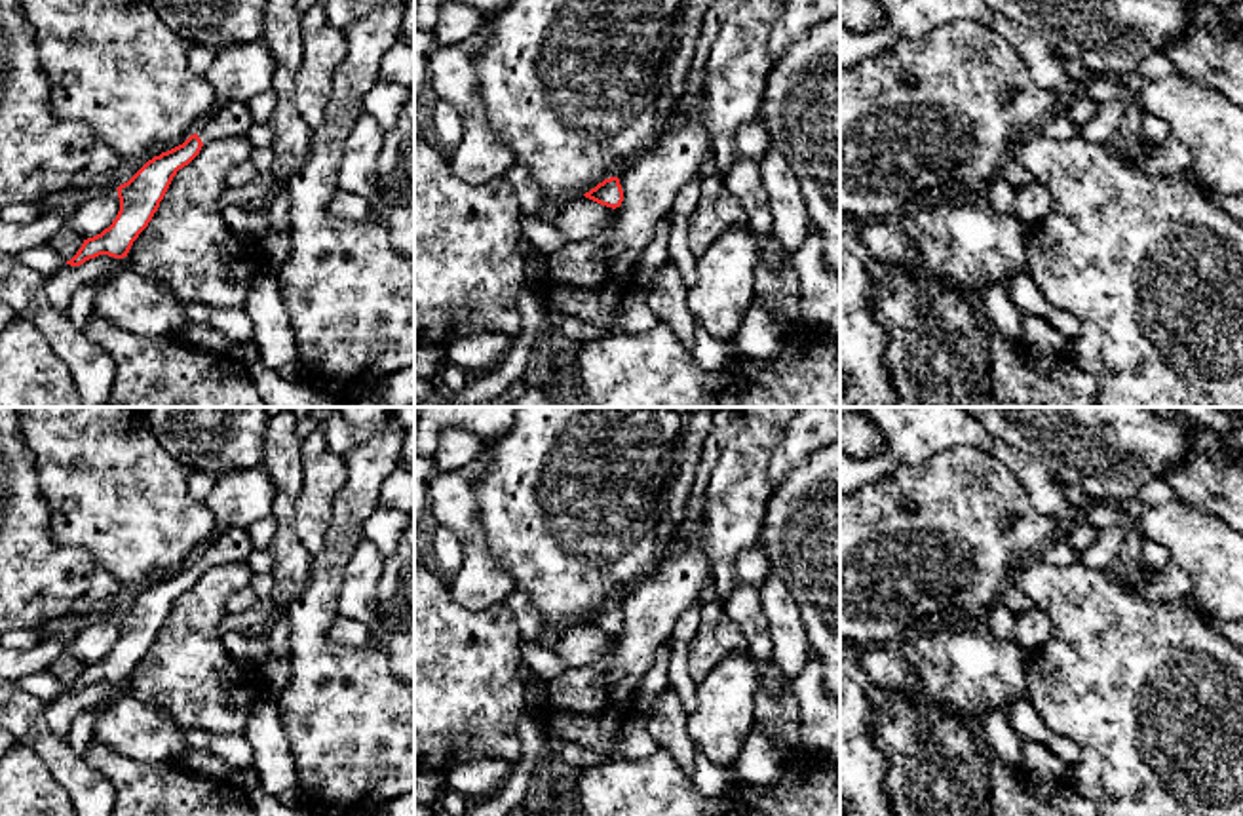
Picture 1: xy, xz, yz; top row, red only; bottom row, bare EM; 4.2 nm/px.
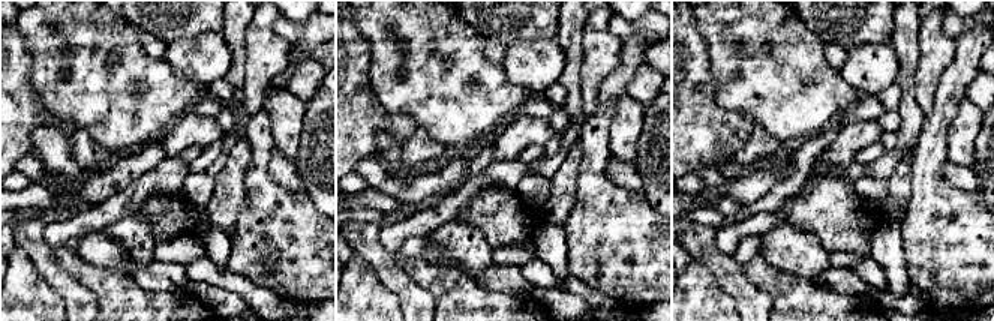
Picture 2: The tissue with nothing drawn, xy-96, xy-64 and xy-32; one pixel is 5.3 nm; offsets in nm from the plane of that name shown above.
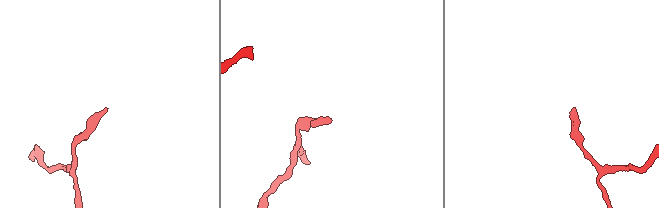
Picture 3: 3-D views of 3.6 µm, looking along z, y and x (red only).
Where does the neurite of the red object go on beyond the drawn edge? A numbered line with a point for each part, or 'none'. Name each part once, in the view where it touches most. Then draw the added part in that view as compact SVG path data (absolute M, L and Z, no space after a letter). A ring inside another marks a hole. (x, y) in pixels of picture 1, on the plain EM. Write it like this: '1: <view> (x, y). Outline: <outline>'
1: xy (230, 544). Outline: M226 527L220 529L215 540L198 554L201 569L209 569L222 563L243 561L255 548L247 534L247 529Z

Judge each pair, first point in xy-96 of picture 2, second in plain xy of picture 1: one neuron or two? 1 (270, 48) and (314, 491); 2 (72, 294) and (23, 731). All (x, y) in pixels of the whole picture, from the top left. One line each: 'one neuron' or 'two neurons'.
1: one neuron
2: one neuron

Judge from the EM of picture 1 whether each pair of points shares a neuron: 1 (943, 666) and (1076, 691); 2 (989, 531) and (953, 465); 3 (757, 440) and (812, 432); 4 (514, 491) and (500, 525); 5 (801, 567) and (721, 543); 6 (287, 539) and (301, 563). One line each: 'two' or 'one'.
1: two
2: one
3: two
4: one
5: two
6: one

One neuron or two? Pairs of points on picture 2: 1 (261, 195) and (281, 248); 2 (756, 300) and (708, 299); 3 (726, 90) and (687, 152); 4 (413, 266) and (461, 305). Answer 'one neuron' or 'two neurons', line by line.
1: one neuron
2: two neurons
3: two neurons
4: one neuron

